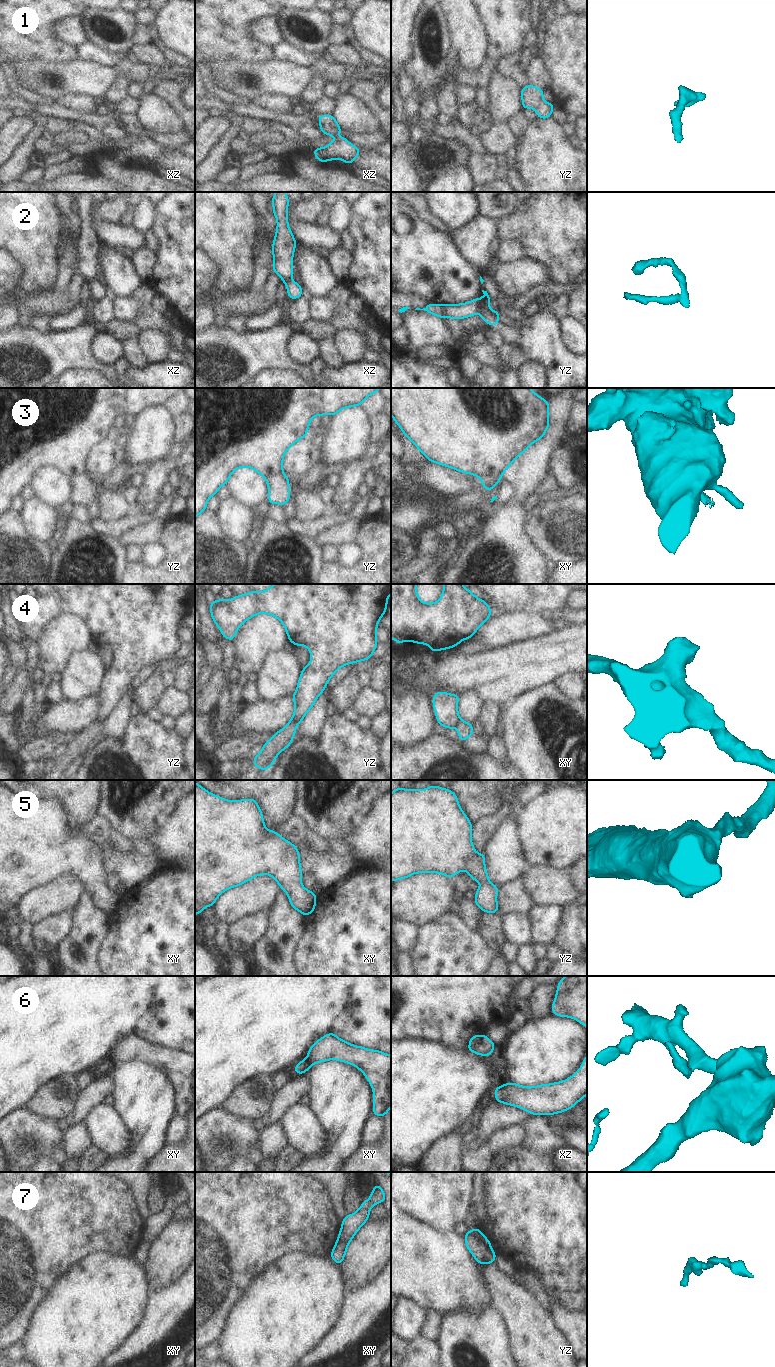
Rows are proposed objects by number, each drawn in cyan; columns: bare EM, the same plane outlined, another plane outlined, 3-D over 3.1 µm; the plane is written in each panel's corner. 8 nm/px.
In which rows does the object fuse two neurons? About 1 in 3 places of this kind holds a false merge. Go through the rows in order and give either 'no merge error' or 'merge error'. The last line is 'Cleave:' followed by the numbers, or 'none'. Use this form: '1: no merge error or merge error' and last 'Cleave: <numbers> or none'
1: no merge error
2: merge error
3: merge error
4: merge error
5: no merge error
6: merge error
7: merge error
Cleave: 2, 3, 4, 6, 7

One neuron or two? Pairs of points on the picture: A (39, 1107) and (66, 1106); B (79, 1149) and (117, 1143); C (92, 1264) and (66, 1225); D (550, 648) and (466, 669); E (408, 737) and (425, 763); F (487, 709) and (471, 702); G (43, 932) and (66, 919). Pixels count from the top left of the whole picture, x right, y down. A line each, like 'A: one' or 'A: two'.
A: one
B: two
C: two
D: one
E: two
F: two
G: one

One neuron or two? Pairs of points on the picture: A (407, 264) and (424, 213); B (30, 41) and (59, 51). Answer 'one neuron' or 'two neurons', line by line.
A: two neurons
B: one neuron

